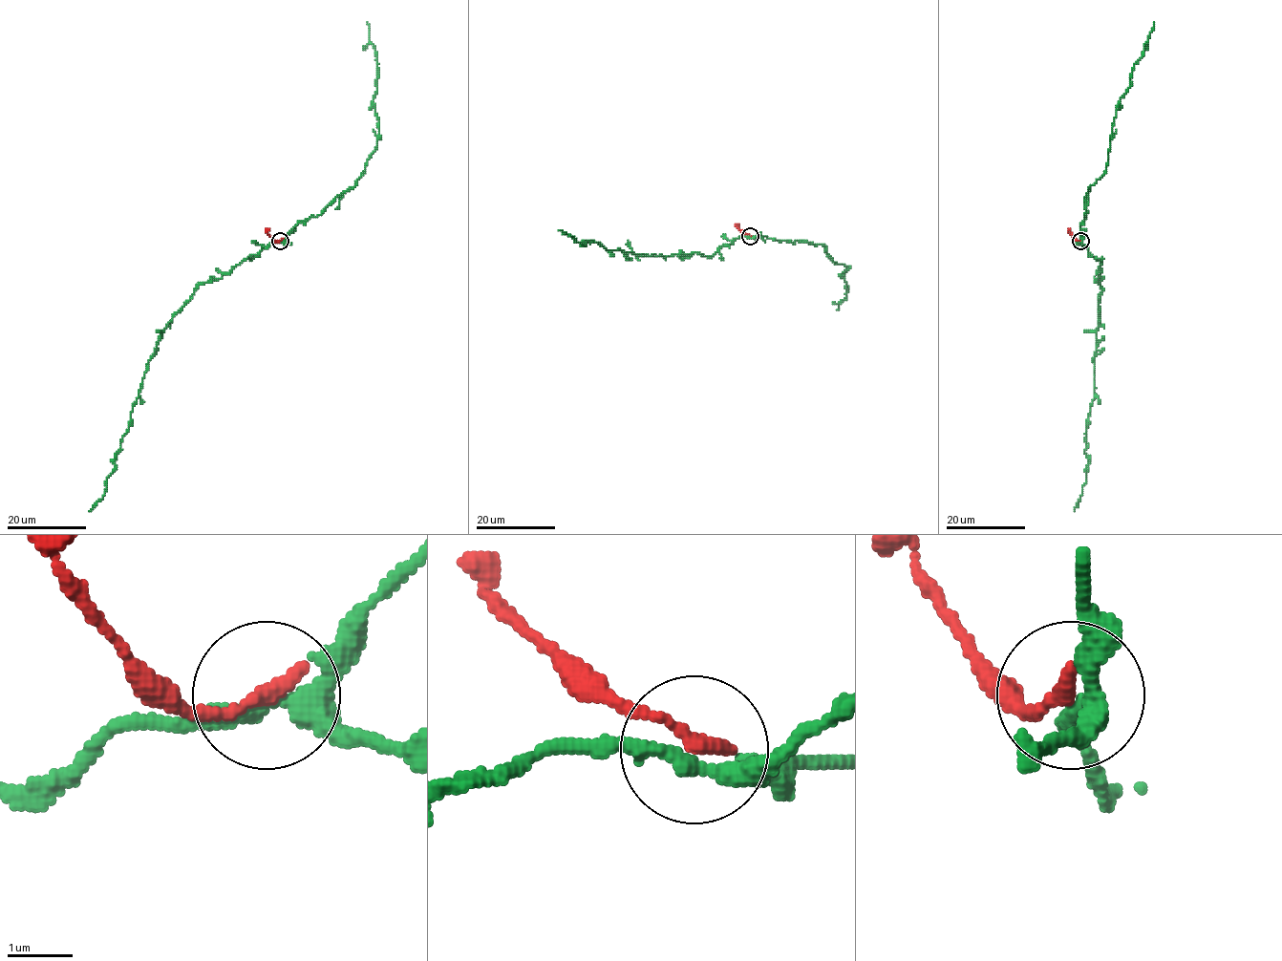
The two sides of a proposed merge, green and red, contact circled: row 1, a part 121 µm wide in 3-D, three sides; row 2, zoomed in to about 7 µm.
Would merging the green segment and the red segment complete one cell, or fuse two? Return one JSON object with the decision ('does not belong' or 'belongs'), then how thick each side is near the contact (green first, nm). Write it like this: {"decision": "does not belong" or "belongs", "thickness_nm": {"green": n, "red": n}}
{"decision": "belongs", "thickness_nm": {"green": 240, "red": 280}}

